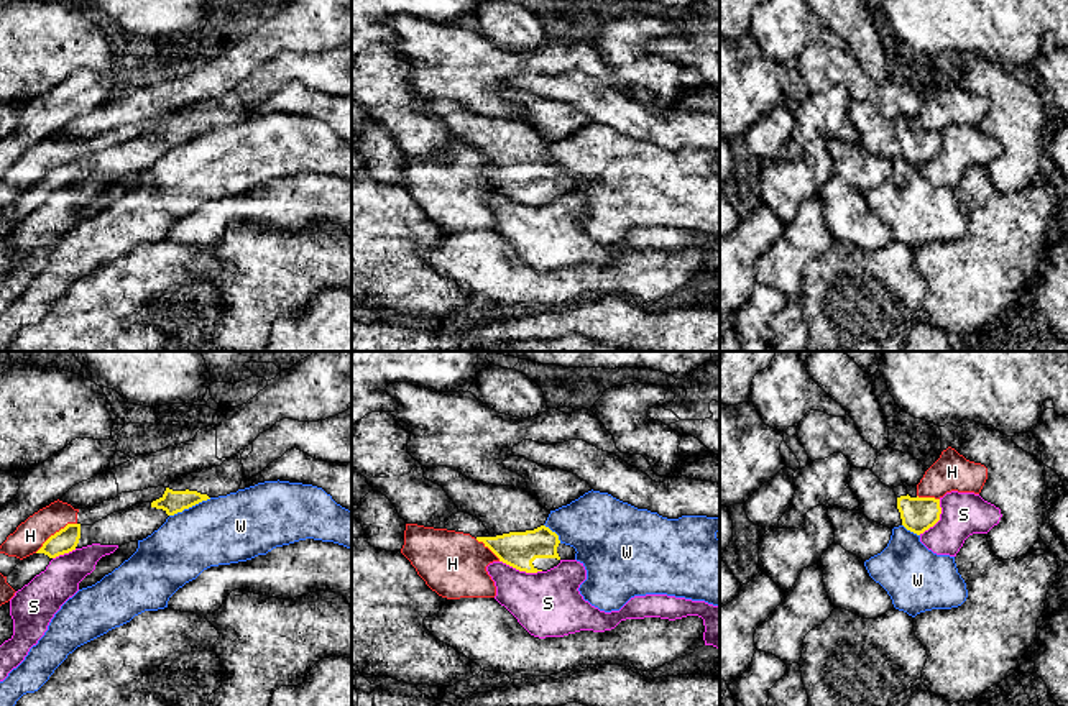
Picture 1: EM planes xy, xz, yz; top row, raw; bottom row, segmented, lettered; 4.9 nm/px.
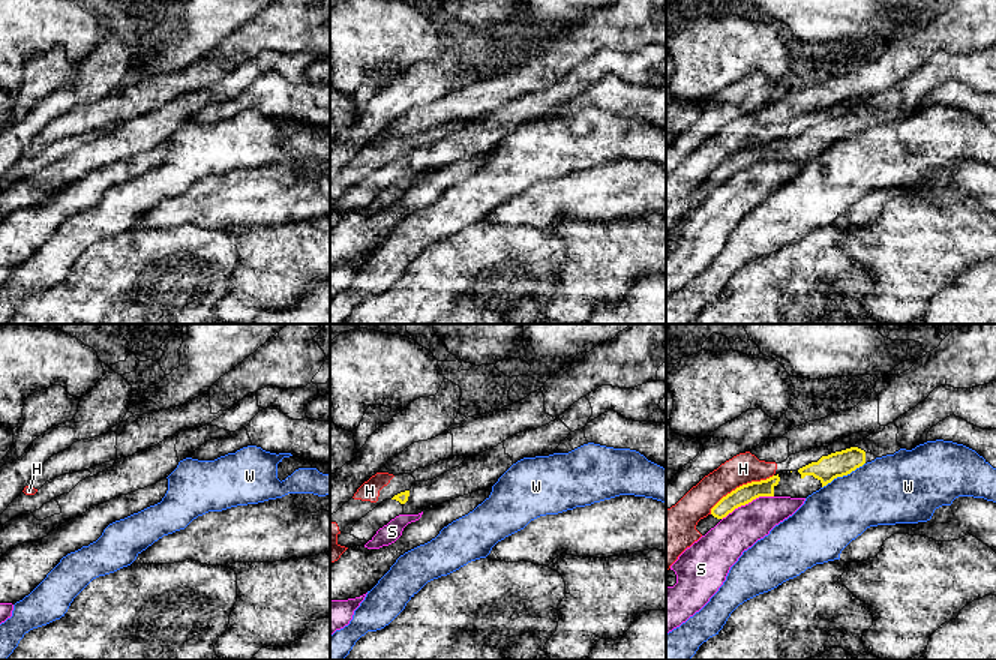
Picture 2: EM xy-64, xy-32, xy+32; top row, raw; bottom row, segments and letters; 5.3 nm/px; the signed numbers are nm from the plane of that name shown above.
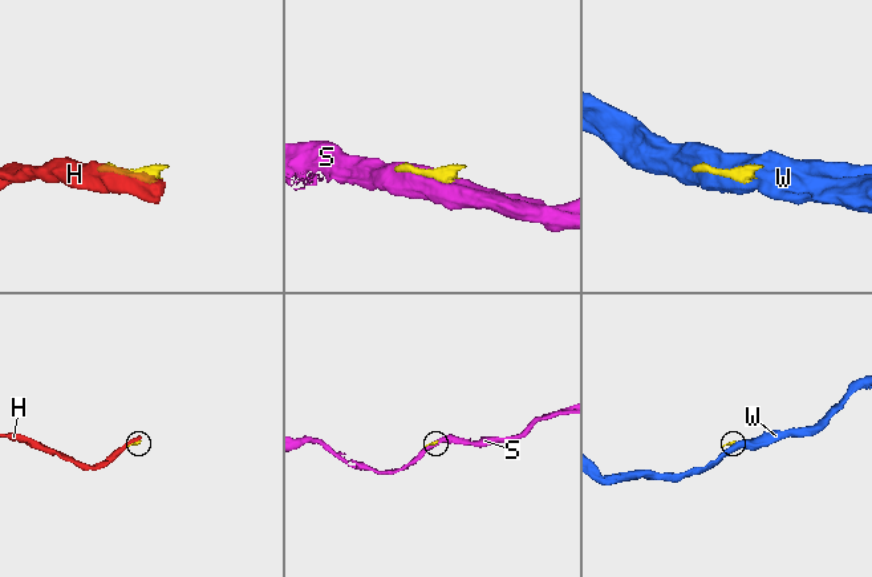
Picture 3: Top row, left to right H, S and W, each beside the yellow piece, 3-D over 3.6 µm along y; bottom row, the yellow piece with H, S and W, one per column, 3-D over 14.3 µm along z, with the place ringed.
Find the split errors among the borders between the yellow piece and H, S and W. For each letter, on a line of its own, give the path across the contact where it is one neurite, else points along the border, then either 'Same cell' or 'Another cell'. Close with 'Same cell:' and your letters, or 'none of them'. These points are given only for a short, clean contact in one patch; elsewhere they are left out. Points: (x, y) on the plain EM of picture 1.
H: Another cell
S: Another cell
W: Boundary: xy (211, 130), (170, 148). Another cell
Same cell: none of them

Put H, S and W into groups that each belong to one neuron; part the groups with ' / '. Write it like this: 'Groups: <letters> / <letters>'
Groups: H / S / W

